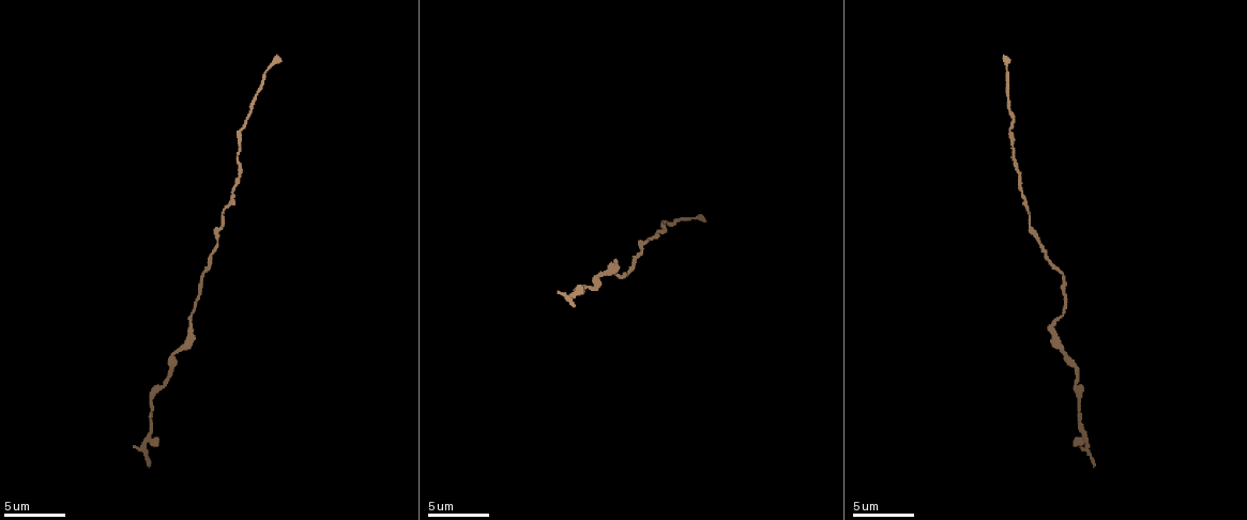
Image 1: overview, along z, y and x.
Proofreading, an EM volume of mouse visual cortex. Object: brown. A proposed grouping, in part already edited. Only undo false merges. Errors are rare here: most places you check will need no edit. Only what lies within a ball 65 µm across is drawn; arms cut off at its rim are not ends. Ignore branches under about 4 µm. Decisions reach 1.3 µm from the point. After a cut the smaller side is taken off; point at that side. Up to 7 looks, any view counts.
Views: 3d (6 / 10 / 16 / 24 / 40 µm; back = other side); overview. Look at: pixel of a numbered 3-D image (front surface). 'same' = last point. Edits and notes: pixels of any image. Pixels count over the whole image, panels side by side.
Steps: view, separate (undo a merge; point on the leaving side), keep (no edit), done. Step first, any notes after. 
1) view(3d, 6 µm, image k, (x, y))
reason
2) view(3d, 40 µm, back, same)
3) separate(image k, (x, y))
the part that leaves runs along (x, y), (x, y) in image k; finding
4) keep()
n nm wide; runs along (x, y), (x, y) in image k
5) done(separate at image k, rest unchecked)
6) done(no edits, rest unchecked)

view(3d, 16 µm, image 1, (150, 398))
thick turns thin

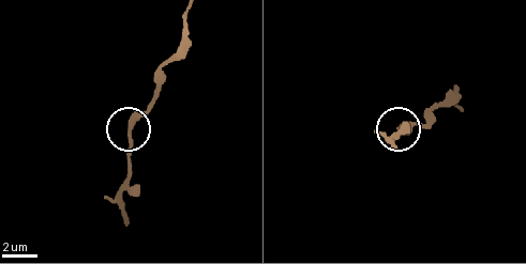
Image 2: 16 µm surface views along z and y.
keep()
310 nm wide; runs along (186, 13), (180, 52), (132, 125), (130, 171) in image 2; all the same neuron

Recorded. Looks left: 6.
view(3d, 10 µm, image 1, (1054, 264))

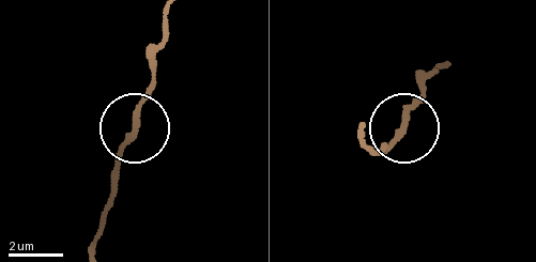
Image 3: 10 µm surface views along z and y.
view(3d, 10 µm, back, image 3, (133, 130))

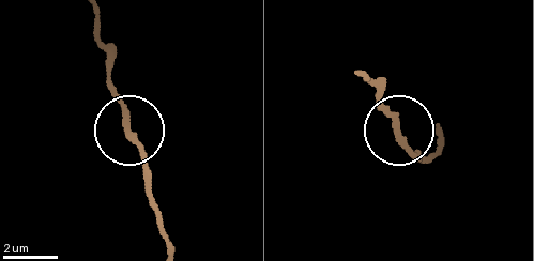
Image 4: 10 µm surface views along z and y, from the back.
keep()
210 nm wide; runs along (123, 127), (127, 121), (109, 81) in image 4; all the same neuron

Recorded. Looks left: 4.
view(3d, 10 µm, image 1, (224, 214))
narrows sharply

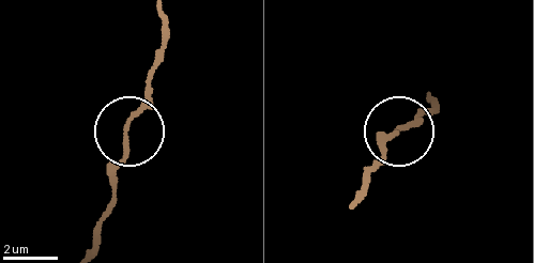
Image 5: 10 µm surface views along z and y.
keep()
140 nm wide; runs along (102, 243), (102, 217), (130, 149), (130, 121), (162, 61) in image 5; continuous, no second neuron

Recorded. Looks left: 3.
view(3d, 10 µm, image 1, (1054, 326))
calibre changes

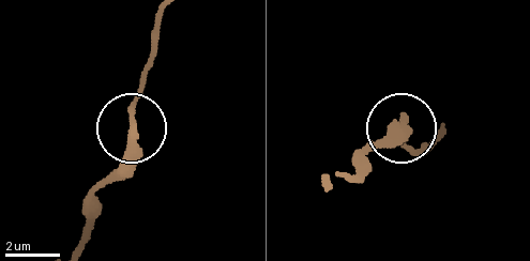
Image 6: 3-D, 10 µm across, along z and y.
keep()
runs along (156, 15), (126, 160), (115, 179) in image 6; all the same neuron

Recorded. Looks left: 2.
done(no edits, rest unchecked)

